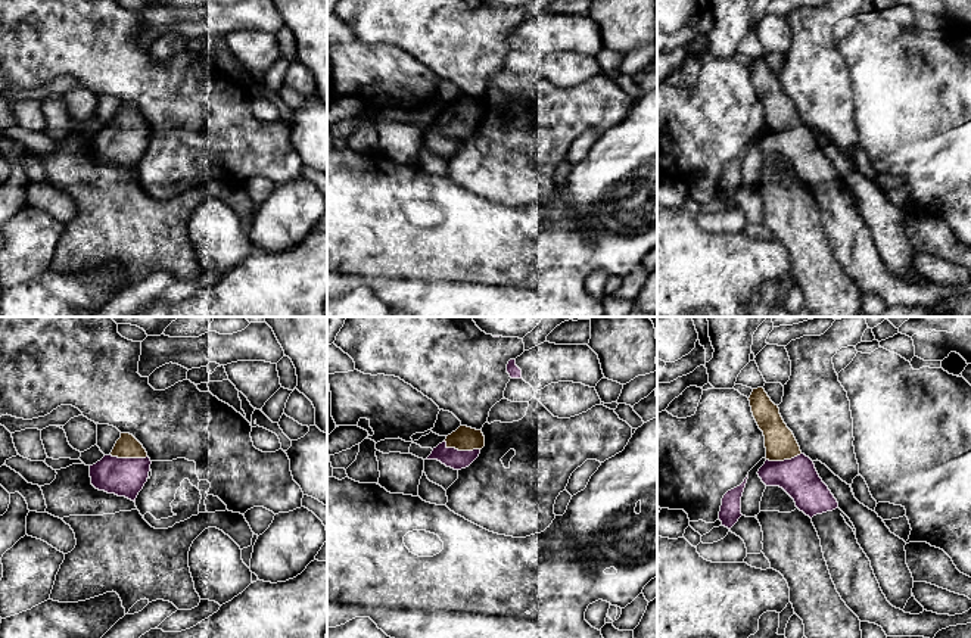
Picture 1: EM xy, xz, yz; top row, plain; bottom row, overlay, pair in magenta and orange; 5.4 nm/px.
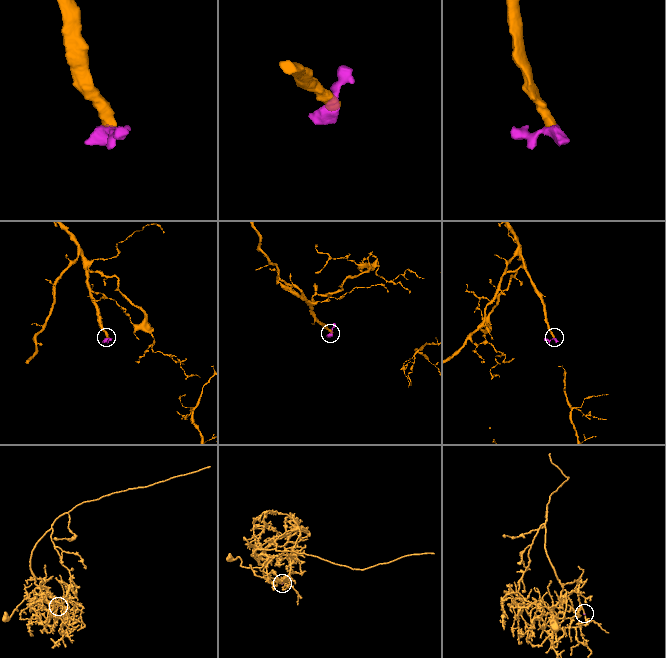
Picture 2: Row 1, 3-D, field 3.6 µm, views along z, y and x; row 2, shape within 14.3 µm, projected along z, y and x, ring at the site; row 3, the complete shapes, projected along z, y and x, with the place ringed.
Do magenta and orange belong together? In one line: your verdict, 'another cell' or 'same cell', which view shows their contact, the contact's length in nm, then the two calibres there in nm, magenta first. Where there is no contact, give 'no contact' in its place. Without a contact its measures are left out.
same cell; meets magenta in xz; contact 200 nm long; 110 nm thick on the magenta side, 130 nm on the other

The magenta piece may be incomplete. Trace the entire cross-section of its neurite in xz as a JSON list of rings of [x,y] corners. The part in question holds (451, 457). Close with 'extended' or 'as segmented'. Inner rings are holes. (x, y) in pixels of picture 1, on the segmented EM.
[[[460,426],[446,439],[433,448],[426,460],[438,460],[446,467],[461,470],[469,467],[485,446],[485,436],[482,430],[467,426]]]; extended

